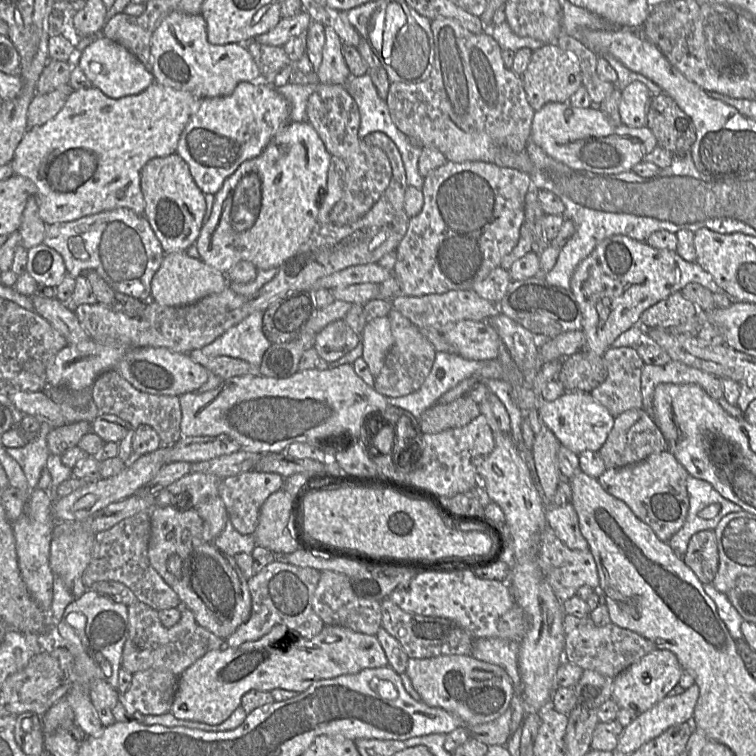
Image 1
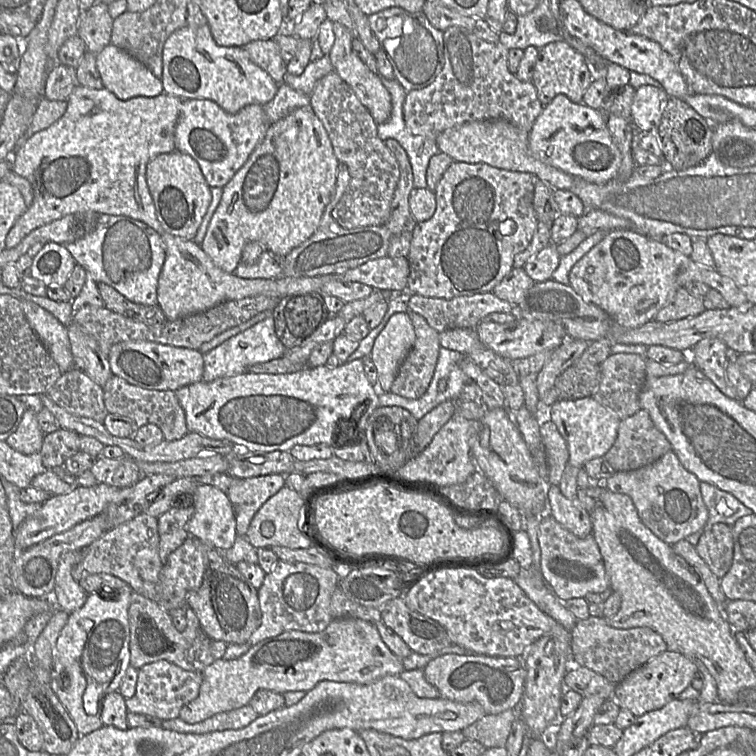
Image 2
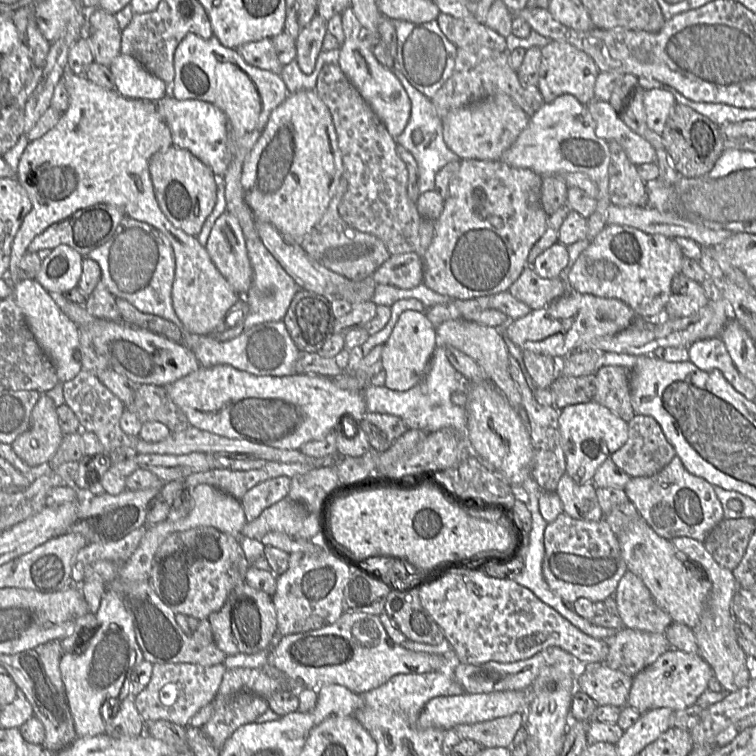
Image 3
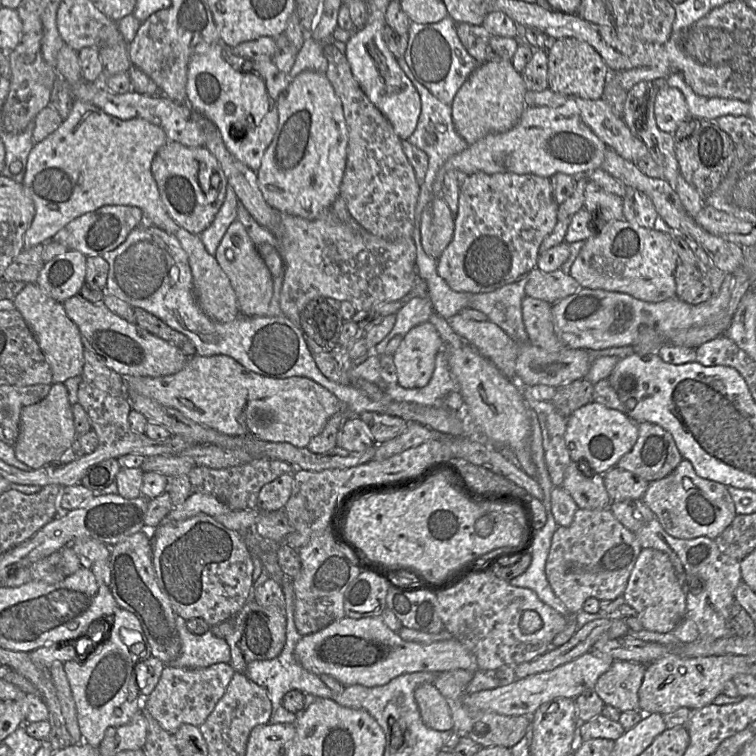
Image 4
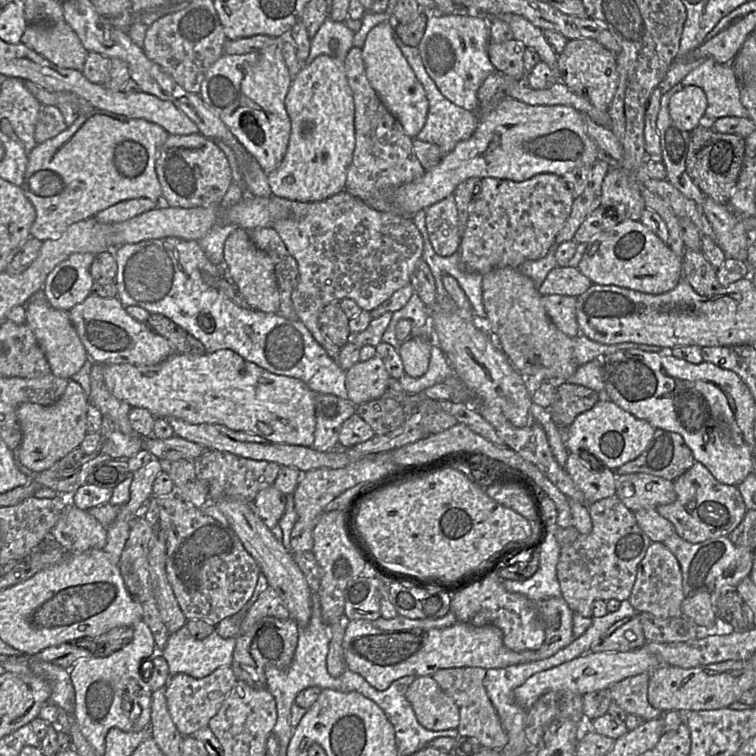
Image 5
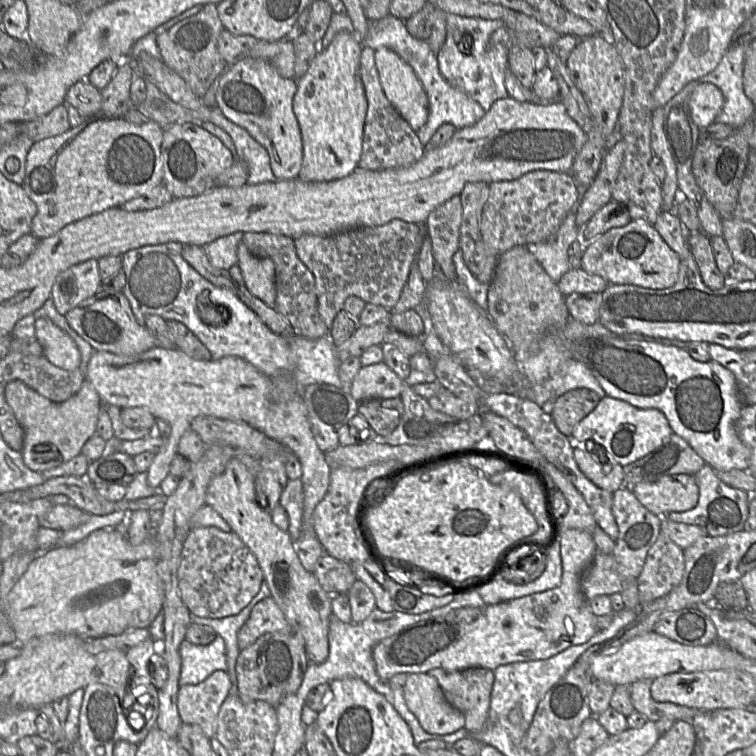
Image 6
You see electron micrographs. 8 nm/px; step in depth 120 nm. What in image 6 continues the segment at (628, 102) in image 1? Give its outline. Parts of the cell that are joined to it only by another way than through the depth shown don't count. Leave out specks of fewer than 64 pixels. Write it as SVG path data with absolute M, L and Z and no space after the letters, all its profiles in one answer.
M701 83L693 91L689 107L694 123L704 129L715 122L724 104L721 90L710 83Z

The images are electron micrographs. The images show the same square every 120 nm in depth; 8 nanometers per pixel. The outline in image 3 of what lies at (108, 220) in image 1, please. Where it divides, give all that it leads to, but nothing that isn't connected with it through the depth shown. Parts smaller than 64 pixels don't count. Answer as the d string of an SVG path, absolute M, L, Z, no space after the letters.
M125 216L117 226L113 236L103 245L92 250L86 257L96 261L101 268L101 282L115 297L120 297L134 305L138 310L154 314L173 322L182 330L182 323L172 304L172 285L175 276L175 258L169 240L158 229Z

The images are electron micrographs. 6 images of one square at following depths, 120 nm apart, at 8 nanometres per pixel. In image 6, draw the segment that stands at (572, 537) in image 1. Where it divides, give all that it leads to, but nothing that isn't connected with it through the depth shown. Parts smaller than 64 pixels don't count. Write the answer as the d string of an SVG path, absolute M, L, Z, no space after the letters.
M568 436L568 438L571 446L574 449L573 456L579 469L591 482L593 482L597 487L609 492L615 492L622 487L624 483L623 466L619 465L615 461L609 461L608 464L606 465L600 463L594 457L595 452L591 450L590 447L588 446L588 442L593 442L593 441L584 441L577 446L576 440L573 437Z

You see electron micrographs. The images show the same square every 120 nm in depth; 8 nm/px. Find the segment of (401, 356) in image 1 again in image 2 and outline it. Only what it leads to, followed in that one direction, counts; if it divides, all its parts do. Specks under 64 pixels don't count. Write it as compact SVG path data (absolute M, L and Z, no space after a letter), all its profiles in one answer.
M408 311L415 331L415 342L400 365L390 392L408 399L418 399L426 392L436 367L440 350L439 333L420 315Z

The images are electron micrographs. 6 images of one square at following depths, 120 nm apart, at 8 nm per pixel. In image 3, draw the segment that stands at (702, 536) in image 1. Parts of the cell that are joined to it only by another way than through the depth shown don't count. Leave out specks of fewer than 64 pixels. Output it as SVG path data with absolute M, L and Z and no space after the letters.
M723 519L703 541L705 549L723 568L733 570L742 560L755 529L755 519Z

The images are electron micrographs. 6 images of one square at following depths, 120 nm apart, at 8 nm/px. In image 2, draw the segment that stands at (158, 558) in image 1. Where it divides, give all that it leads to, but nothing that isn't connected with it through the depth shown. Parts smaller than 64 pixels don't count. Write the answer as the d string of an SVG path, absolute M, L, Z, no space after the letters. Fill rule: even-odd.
M182 493L175 496L171 508L157 518L159 533L159 557L164 564L170 553L180 547L189 537L186 524L194 514L194 497ZM229 562L210 563L201 586L188 594L186 603L196 613L203 631L227 644L246 643L261 623L257 589Z

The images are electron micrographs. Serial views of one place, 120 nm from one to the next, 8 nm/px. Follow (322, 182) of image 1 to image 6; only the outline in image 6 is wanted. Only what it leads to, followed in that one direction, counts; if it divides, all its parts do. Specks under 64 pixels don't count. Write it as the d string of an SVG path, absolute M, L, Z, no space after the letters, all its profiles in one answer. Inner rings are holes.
M339 32L326 48L318 51L306 73L297 80L292 110L299 124L303 145L302 165L297 178L304 182L341 179L351 174L358 166L367 112L367 99L360 76L362 47L362 43L355 33ZM243 241L238 245L237 264L246 288L269 307L275 309L275 265L270 258L253 255Z

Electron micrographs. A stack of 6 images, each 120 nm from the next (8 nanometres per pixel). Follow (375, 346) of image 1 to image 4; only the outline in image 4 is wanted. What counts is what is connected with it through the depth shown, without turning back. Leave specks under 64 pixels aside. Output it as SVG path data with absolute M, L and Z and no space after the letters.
M430 321L411 328L394 352L397 384L413 389L425 386L434 371L435 355L444 343Z

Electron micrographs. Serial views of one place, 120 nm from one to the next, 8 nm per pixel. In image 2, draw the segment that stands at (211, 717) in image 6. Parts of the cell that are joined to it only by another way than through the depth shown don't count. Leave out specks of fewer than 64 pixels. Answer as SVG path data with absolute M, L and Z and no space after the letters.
M164 660L149 663L138 669L136 692L134 696L125 699L125 704L131 713L145 714L161 720L175 719L179 717L181 708L198 696L201 683L201 672L186 671Z

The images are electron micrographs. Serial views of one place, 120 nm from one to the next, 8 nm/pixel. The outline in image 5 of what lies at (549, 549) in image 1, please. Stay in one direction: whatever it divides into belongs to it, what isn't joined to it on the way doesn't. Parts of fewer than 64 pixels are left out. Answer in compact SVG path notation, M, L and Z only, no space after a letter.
M616 495L588 504L588 512L592 531L580 534L573 543L561 548L556 571L561 595L571 610L592 618L595 601L628 600L635 583L637 567L652 542L638 526L634 512Z

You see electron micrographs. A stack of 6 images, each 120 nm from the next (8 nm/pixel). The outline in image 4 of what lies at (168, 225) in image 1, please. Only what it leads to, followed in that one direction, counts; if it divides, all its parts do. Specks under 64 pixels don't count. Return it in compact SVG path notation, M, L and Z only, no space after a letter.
M168 141L154 156L151 172L168 214L190 233L201 234L222 206L228 185L215 156L205 146L188 147L176 141Z

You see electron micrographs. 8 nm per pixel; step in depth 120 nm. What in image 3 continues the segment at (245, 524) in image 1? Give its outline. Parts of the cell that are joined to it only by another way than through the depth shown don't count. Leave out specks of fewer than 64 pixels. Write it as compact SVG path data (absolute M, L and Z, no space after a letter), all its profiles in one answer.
M279 476L251 488L240 500L246 522L255 520L266 508L288 496L291 478Z

